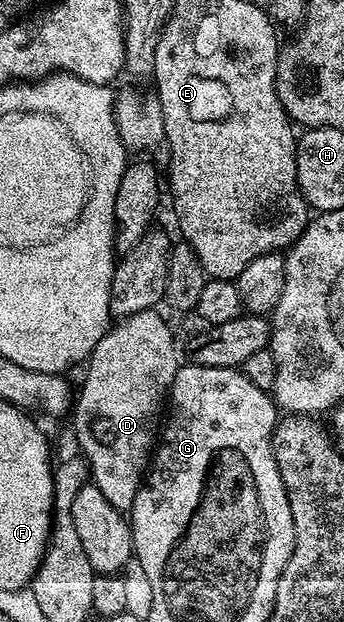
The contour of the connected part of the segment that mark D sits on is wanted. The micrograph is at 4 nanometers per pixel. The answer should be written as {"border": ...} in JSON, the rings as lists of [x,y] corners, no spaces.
{"border":[[[158,309],[142,310],[128,318],[120,318],[108,329],[107,335],[99,341],[97,348],[93,348],[91,357],[85,363],[87,369],[87,379],[83,382],[83,387],[78,387],[77,397],[73,402],[73,415],[75,414],[75,438],[79,441],[81,454],[86,459],[90,470],[90,481],[97,488],[101,488],[101,494],[118,510],[130,511],[133,500],[137,496],[140,486],[143,484],[144,477],[149,469],[149,463],[153,457],[153,447],[157,442],[157,427],[160,425],[161,418],[158,418],[159,409],[164,409],[165,399],[168,397],[171,385],[175,379],[175,373],[180,368],[181,359],[175,355],[175,338],[171,335],[171,326],[159,315]]]}

